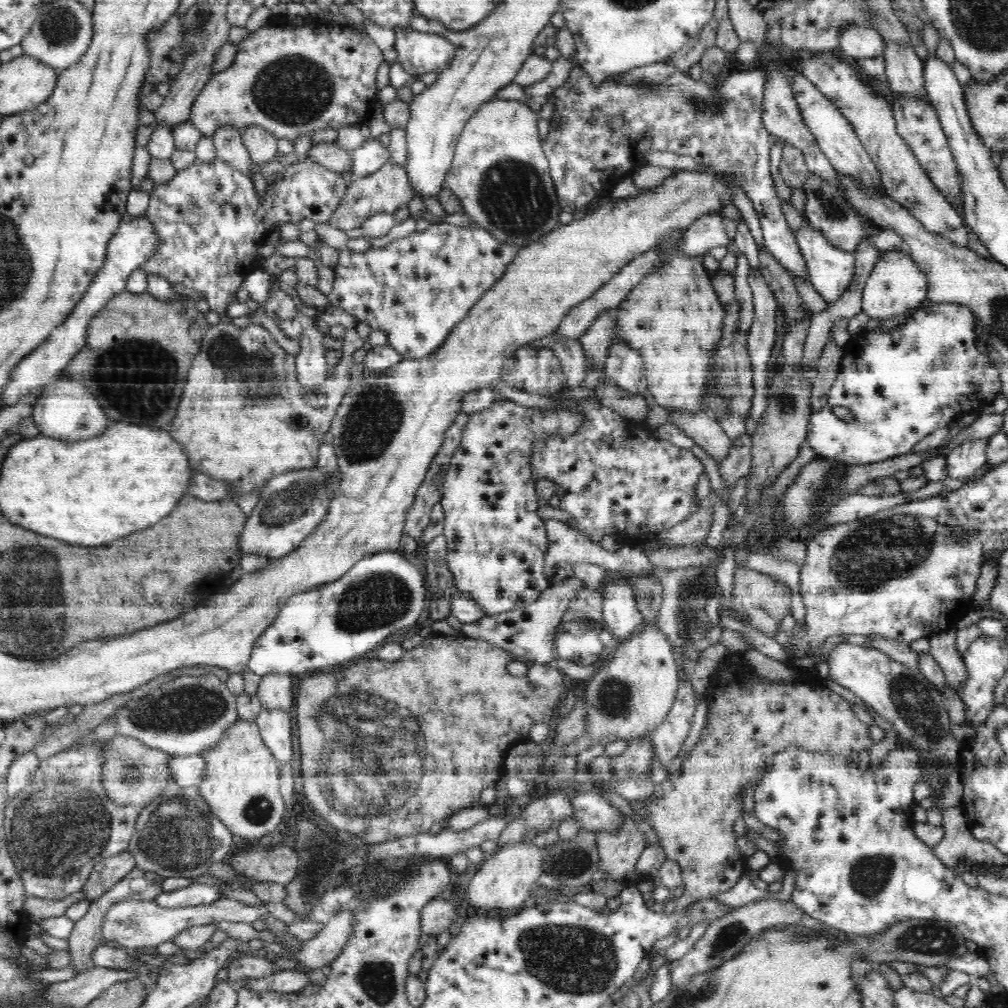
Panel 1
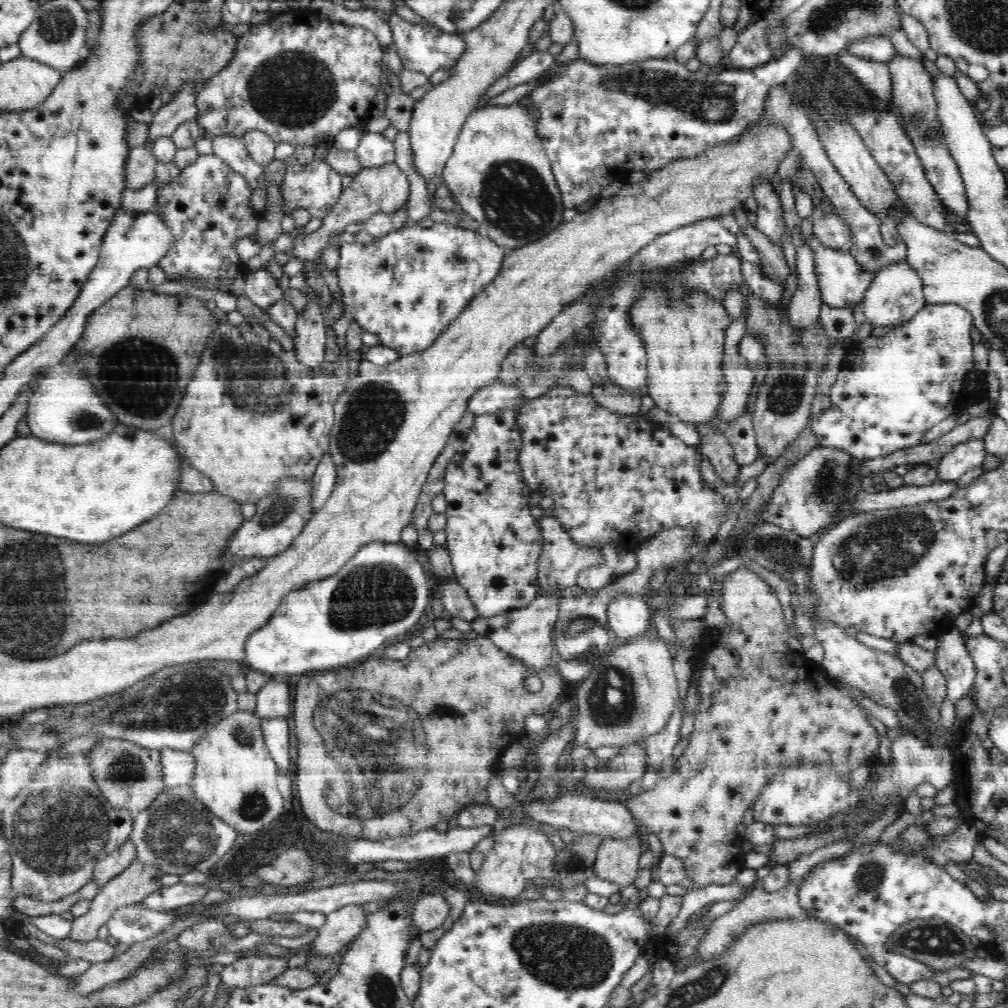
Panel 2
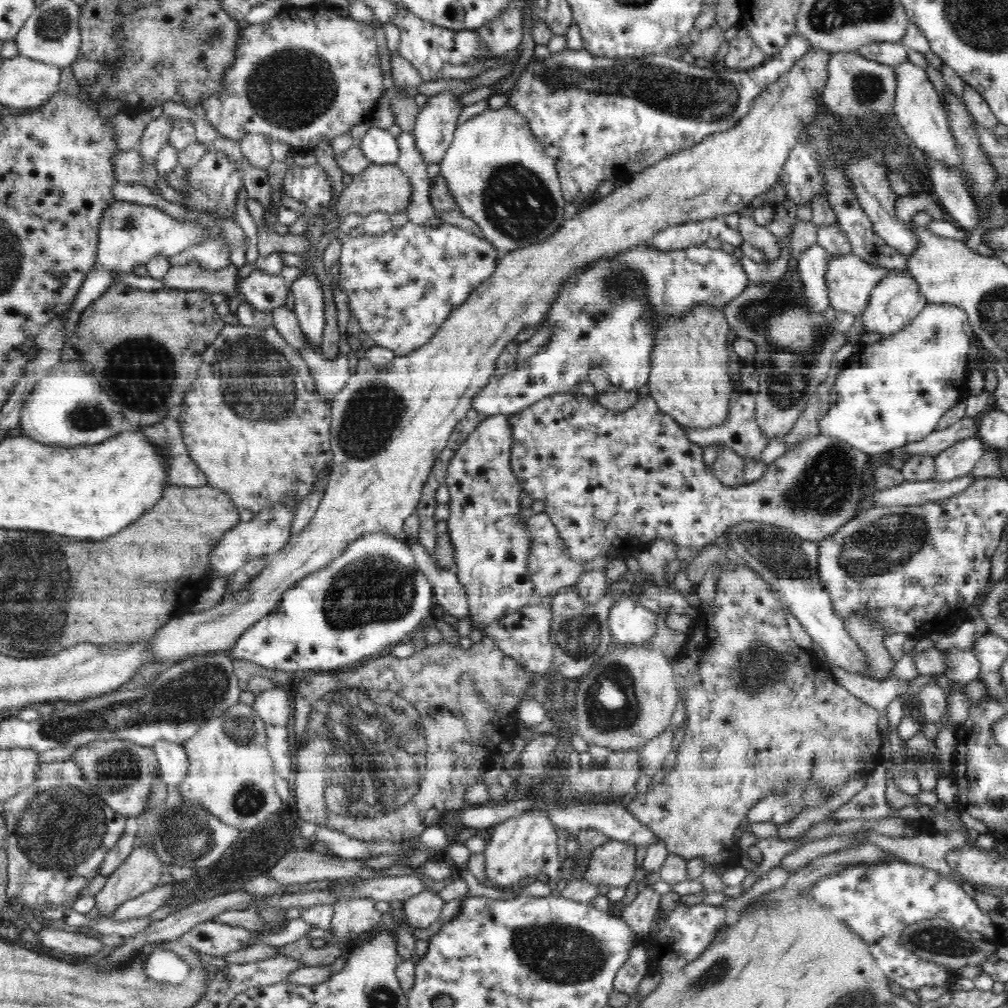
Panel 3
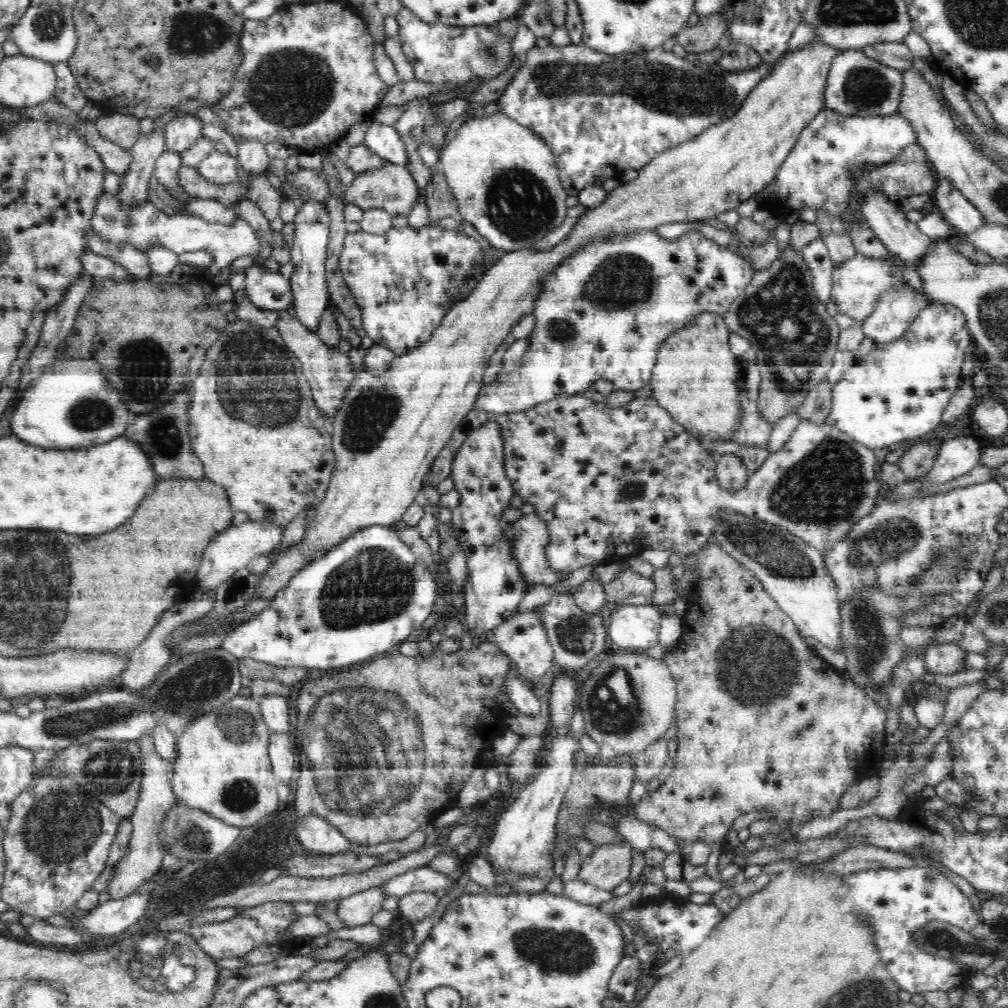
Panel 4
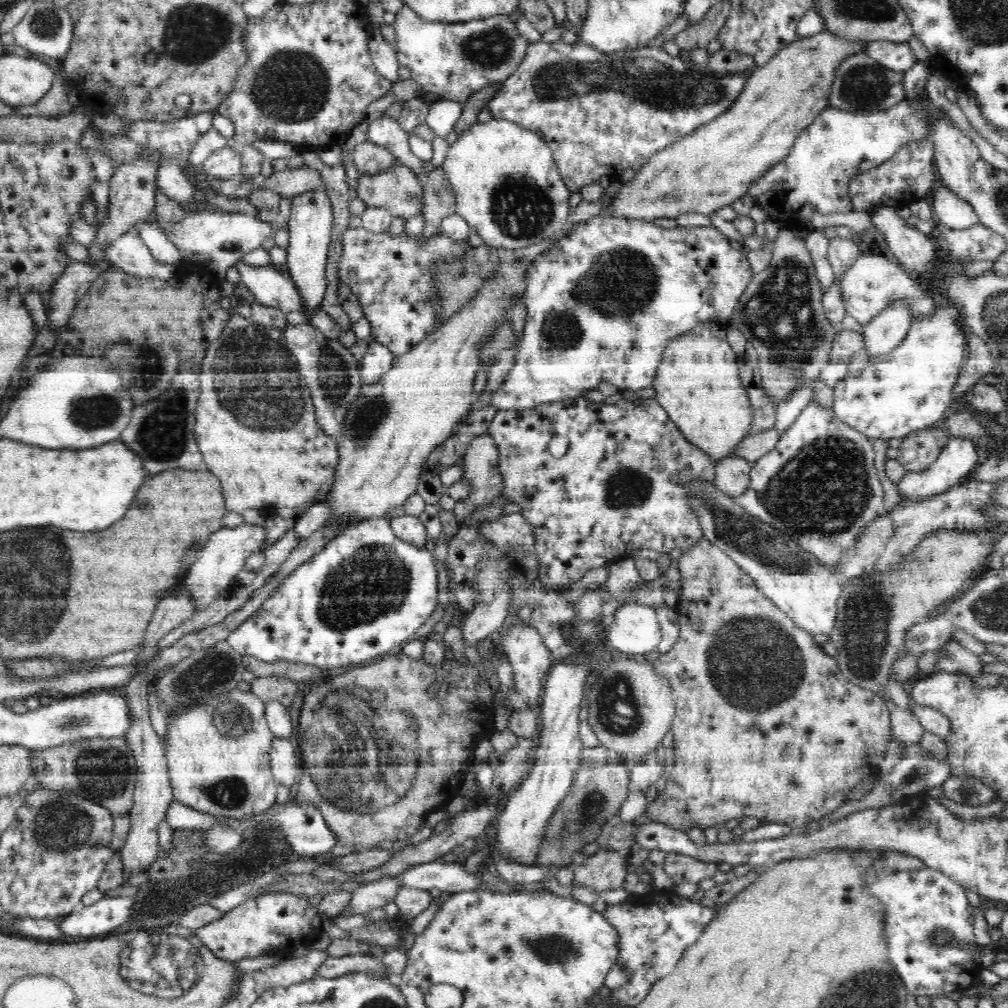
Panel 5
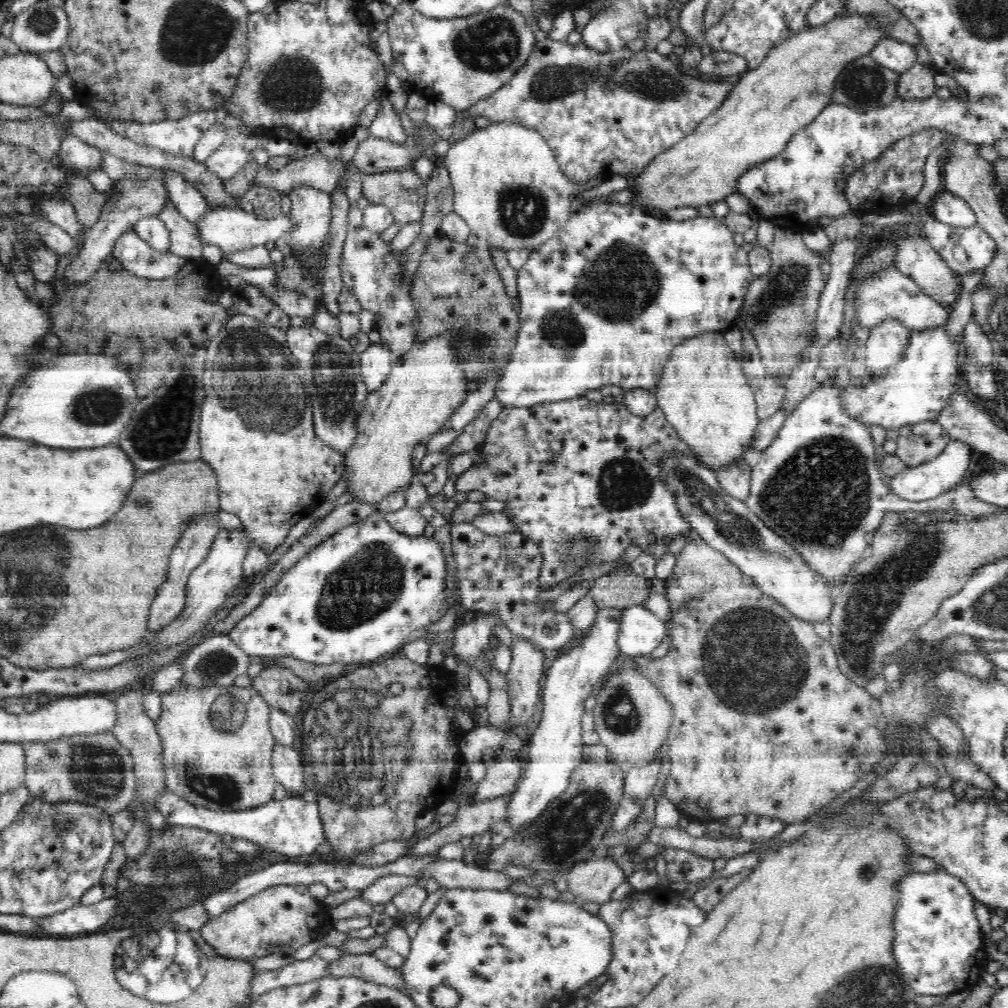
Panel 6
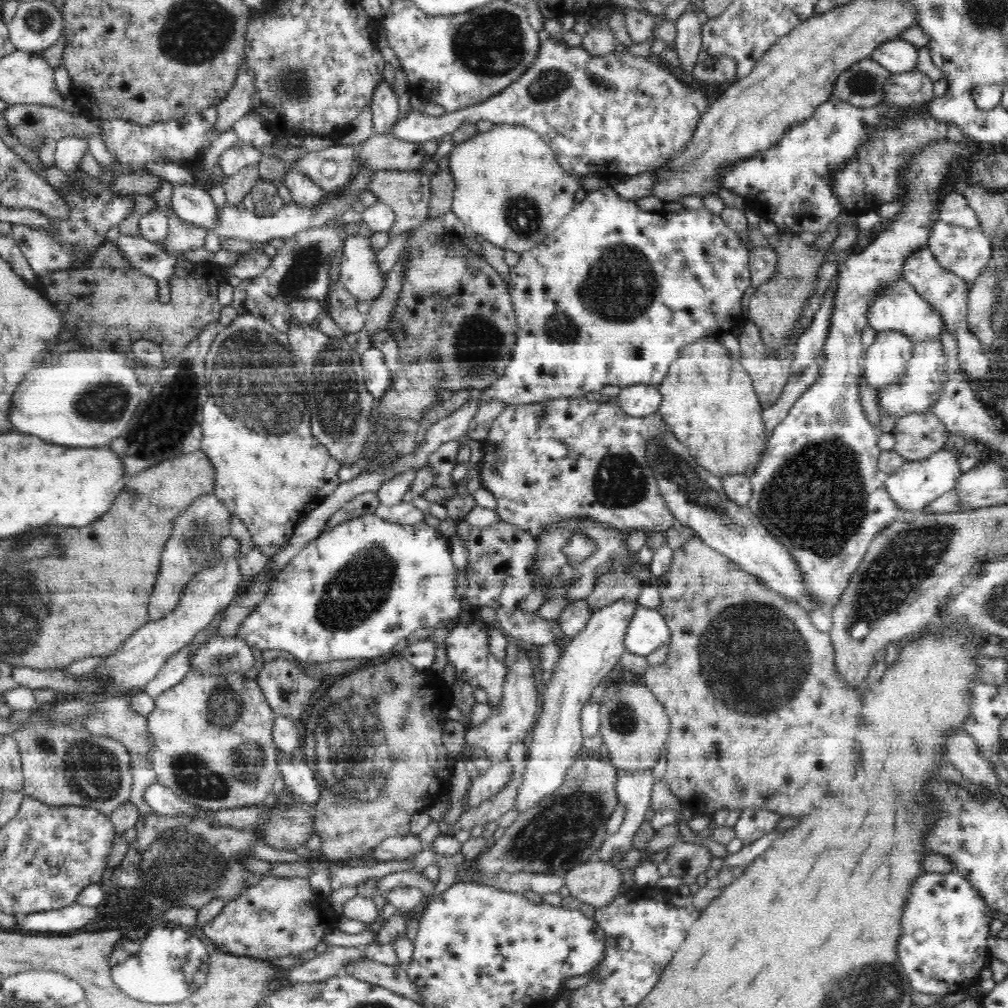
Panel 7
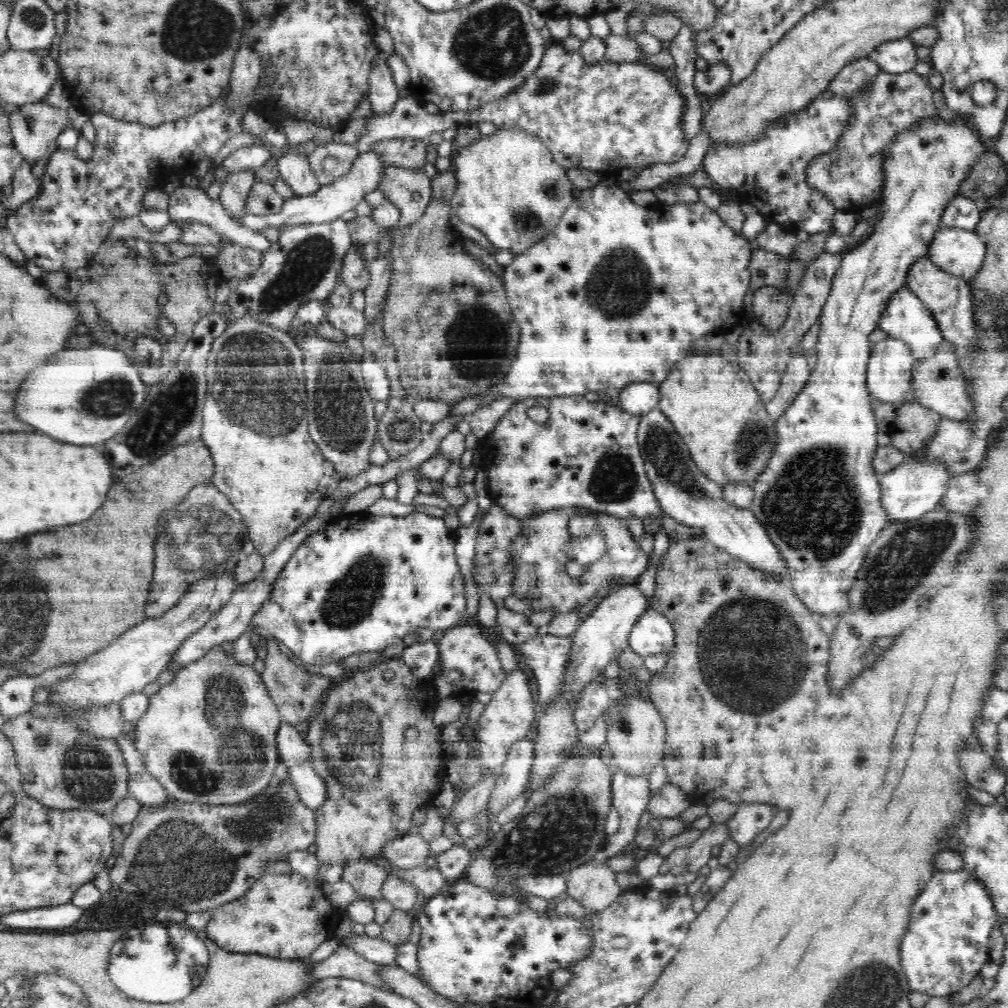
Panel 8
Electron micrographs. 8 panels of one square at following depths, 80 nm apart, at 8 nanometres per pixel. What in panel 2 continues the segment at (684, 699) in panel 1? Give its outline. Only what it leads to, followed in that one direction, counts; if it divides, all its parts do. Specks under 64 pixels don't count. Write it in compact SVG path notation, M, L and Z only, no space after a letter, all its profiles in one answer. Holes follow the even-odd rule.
M676 704L676 710L670 716L667 726L657 734L646 738L642 745L646 749L648 757L647 768L654 768L656 772L661 769L662 762L672 757L674 746L680 741L682 716L684 716L684 704Z

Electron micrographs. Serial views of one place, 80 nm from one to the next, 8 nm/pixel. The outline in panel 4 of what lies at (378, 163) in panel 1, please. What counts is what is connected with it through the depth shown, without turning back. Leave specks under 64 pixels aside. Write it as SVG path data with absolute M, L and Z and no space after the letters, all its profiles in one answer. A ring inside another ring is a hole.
M370 121L365 133L364 145L368 145L370 151L378 153L385 162L396 163L406 167L408 164L408 151L406 143L393 125L384 125L378 121Z

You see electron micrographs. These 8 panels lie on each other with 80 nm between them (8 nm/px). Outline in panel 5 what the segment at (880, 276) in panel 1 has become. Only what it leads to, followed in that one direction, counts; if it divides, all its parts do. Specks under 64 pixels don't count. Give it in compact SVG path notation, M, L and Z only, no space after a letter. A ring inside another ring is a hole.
M901 300L888 304L863 328L864 347L870 361L884 359L906 338L913 320L911 310Z

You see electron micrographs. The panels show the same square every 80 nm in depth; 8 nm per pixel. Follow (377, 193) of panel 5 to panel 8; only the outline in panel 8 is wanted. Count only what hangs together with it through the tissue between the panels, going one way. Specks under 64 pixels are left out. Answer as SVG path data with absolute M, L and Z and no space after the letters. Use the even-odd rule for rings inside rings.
M393 166L384 168L378 189L384 193L390 203L396 205L402 219L396 227L390 229L391 234L380 240L378 244L379 256L385 256L389 252L392 238L394 238L392 231L416 224L428 205L434 203L431 179L420 169Z

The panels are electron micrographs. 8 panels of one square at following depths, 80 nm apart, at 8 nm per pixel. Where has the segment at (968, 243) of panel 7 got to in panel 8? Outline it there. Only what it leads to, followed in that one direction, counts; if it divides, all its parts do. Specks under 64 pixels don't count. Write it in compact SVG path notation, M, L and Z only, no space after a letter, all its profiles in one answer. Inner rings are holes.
M941 226L928 256L946 273L971 283L986 258L986 245L975 231Z

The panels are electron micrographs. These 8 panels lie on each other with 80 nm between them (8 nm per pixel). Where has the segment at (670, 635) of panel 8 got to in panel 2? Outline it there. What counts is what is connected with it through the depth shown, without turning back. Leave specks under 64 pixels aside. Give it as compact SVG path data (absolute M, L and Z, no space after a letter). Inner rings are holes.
M640 596L616 597L607 605L607 625L612 636L634 639L650 630L650 608Z

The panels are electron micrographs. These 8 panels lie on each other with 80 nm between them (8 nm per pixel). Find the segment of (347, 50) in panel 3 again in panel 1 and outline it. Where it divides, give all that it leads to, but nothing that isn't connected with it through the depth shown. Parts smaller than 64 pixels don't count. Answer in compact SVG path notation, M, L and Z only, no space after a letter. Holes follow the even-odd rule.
M310 18L304 22L304 25L291 24L290 26L278 27L266 24L264 27L249 32L248 37L240 41L237 45L237 54L233 63L214 76L204 85L201 93L196 97L192 112L190 112L190 123L194 123L194 127L204 135L212 137L218 128L229 126L238 131L242 131L248 126L261 126L268 132L271 132L277 139L285 138L286 140L294 140L298 136L304 134L315 133L321 128L339 129L345 126L352 126L354 124L362 125L368 121L371 110L369 107L374 103L377 96L377 72L380 65L384 62L382 51L378 49L374 40L365 31L358 31L352 26L341 26L329 22L323 22L317 18Z

